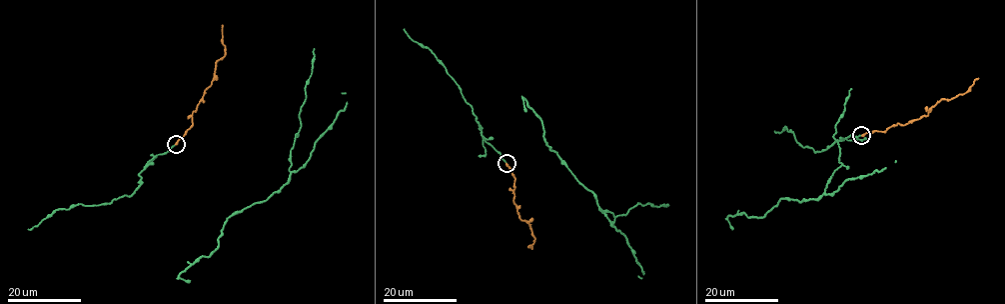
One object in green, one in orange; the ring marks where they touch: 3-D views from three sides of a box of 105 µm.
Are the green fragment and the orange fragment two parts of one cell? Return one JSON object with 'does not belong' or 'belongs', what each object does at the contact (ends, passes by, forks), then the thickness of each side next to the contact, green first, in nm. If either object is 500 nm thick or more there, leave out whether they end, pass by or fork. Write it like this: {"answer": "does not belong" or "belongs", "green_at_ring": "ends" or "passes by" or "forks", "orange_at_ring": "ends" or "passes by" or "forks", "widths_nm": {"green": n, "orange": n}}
{"answer": "belongs", "green_at_ring": "ends", "orange_at_ring": "ends", "widths_nm": {"green": 110, "orange": 360}}

